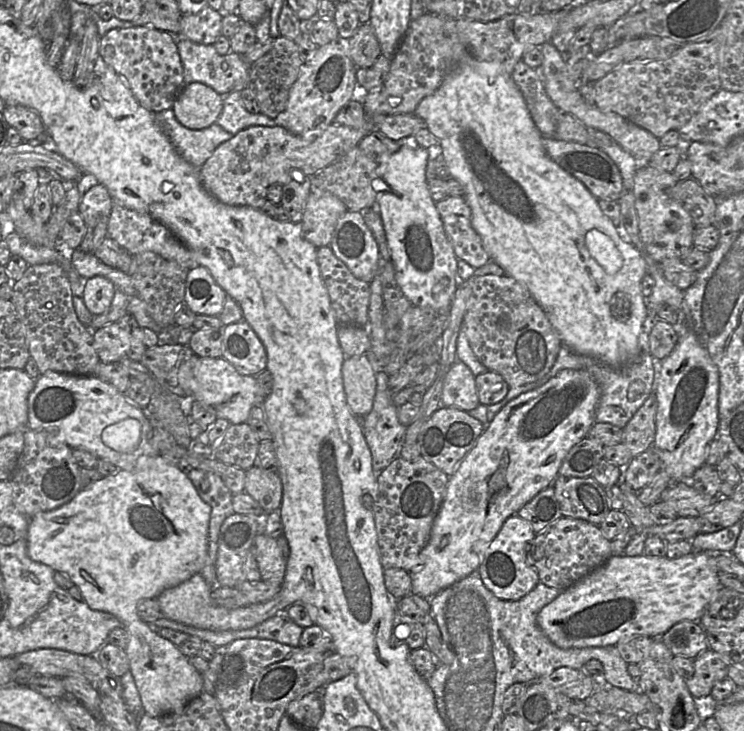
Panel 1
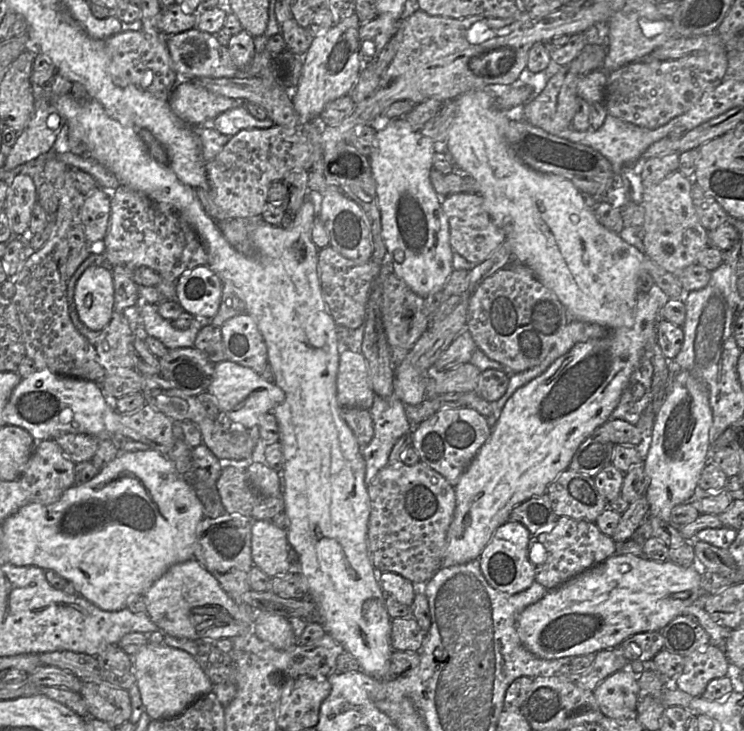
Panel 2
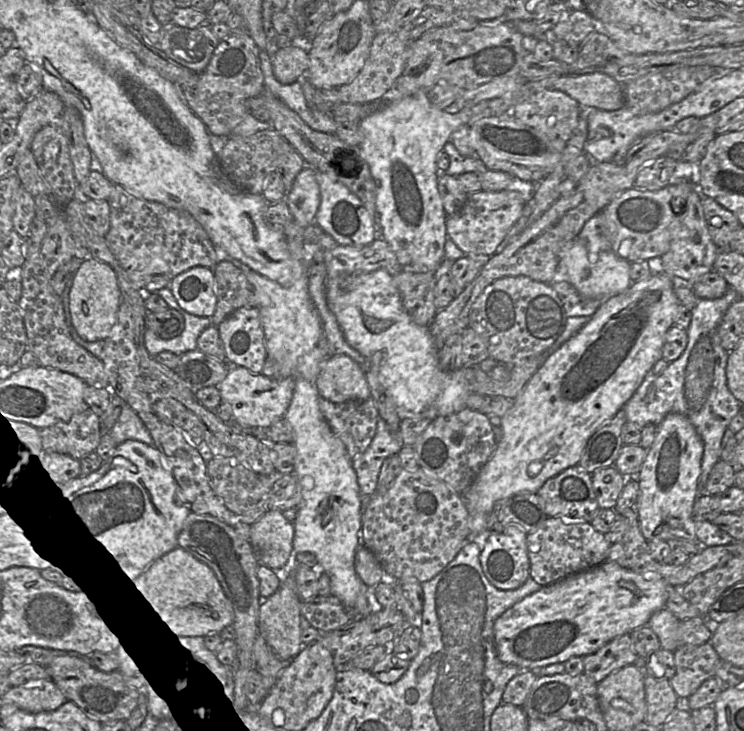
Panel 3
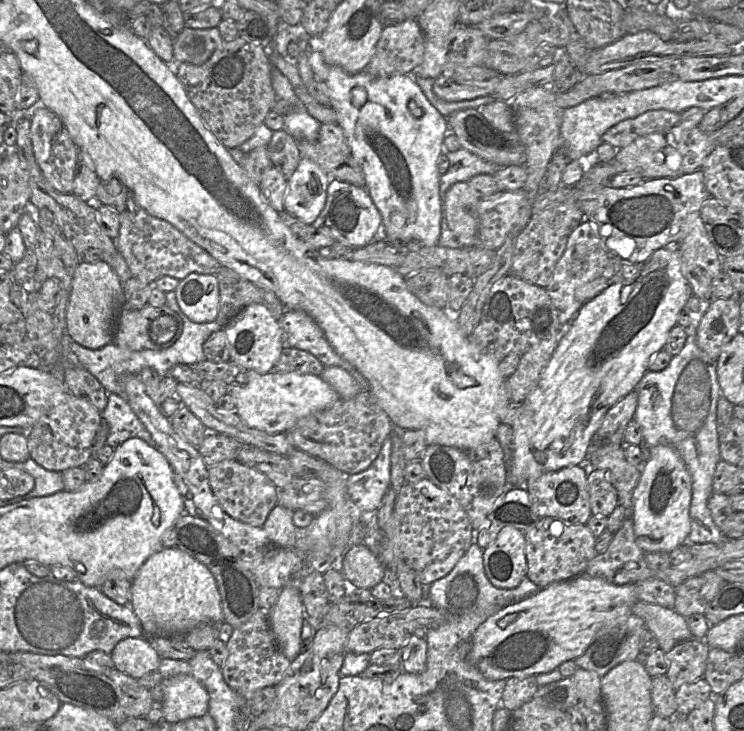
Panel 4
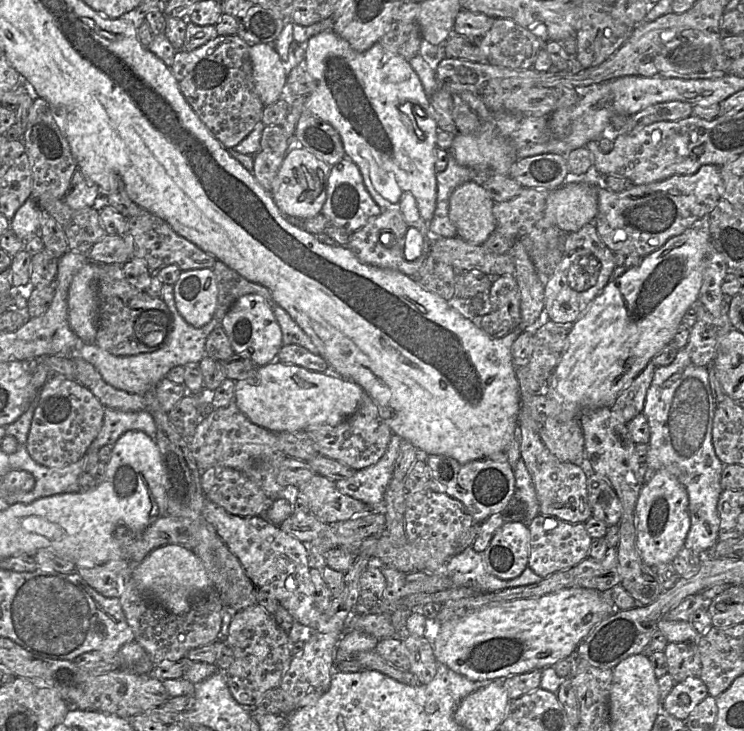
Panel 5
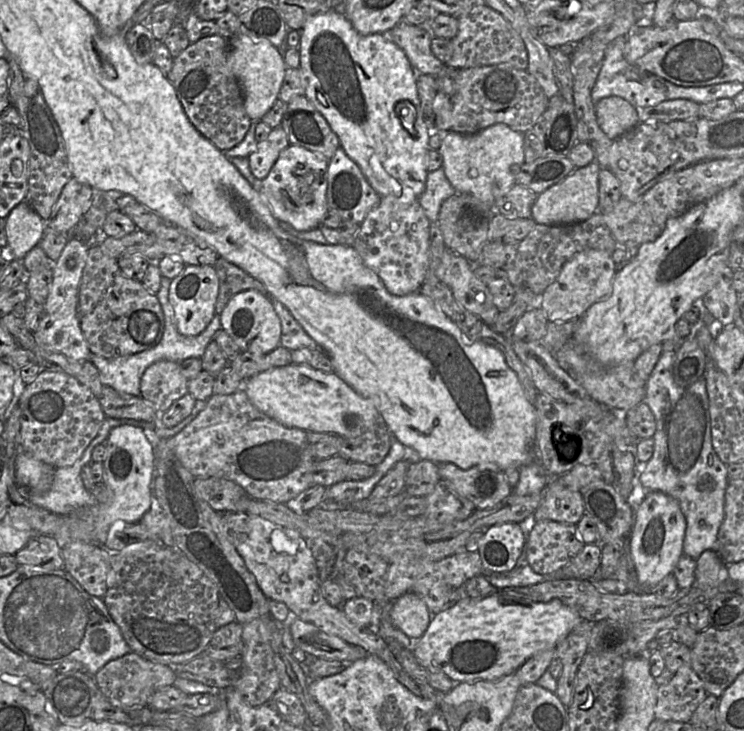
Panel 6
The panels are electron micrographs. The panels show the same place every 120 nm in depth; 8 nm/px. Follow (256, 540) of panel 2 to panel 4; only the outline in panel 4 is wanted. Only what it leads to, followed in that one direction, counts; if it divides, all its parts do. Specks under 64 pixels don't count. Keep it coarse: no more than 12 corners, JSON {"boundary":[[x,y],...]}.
{"boundary":[[277,504],[262,528],[272,544],[294,547],[293,511]]}

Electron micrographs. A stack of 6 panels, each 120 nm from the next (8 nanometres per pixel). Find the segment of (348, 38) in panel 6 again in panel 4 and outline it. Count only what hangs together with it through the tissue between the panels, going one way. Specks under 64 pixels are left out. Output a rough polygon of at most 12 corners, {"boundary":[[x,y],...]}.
{"boundary":[[308,63],[378,240],[437,245],[446,117],[410,74]]}

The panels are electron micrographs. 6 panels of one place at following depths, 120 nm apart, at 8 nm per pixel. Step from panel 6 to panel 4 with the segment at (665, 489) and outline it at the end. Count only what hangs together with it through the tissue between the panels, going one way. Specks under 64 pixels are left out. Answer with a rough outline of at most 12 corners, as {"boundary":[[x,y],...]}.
{"boundary":[[685,346],[636,387],[650,448],[673,447],[691,474],[689,544],[728,540],[708,506],[722,460],[717,359]]}

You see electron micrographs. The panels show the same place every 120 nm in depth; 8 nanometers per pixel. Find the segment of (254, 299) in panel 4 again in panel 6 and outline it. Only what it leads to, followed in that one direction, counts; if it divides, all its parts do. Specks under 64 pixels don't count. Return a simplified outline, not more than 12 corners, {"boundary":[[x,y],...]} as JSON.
{"boundary":[[226,259],[214,267],[219,279],[215,306],[222,313],[241,291],[270,295],[263,283]]}

